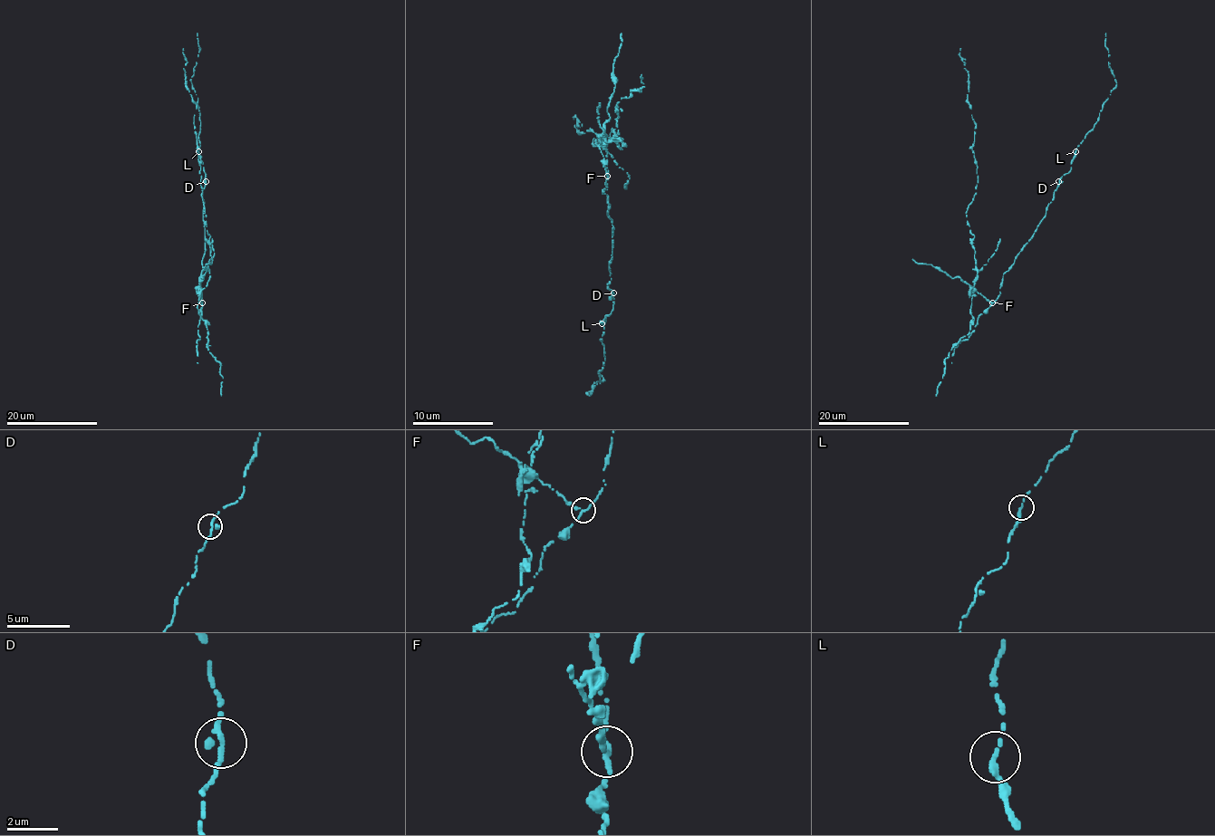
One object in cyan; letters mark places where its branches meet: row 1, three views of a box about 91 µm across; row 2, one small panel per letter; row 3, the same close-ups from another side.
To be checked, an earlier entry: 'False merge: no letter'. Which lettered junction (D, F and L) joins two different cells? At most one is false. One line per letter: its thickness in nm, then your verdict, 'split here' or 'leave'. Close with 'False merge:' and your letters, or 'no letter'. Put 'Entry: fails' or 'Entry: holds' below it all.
D: 170 nm thick; leave
F: 200 nm thick; split here
L: 240 nm thick; leave
False merge: F
Entry: fails

